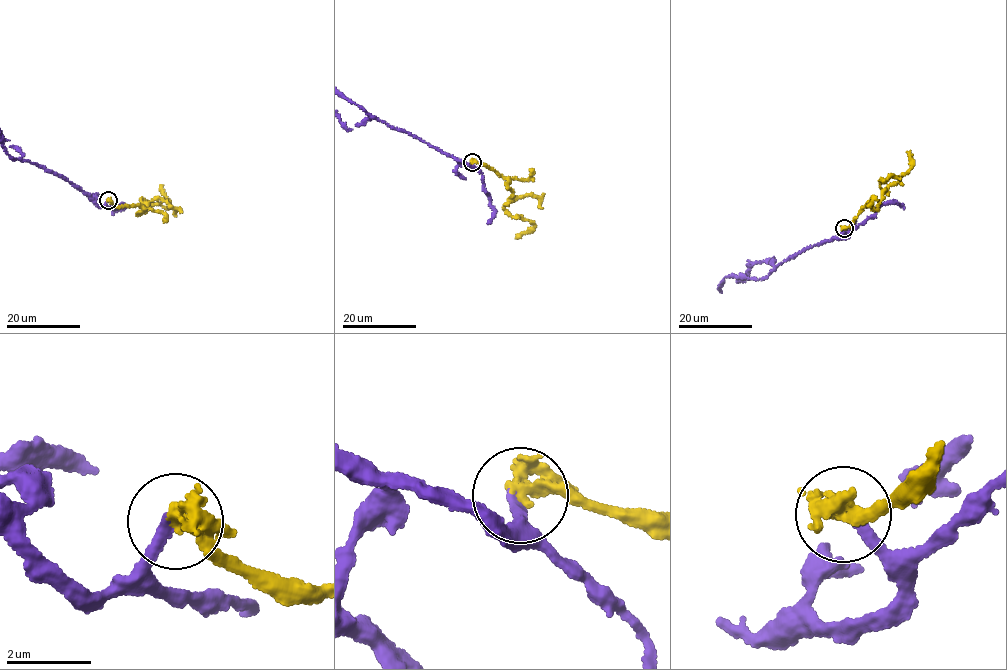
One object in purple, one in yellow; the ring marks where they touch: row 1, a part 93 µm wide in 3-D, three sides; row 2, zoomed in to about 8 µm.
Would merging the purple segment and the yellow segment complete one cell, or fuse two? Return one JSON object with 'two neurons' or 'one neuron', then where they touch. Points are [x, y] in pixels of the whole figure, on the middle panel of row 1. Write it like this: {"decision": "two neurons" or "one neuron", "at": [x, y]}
{"decision": "one neuron", "at": [472, 162]}

